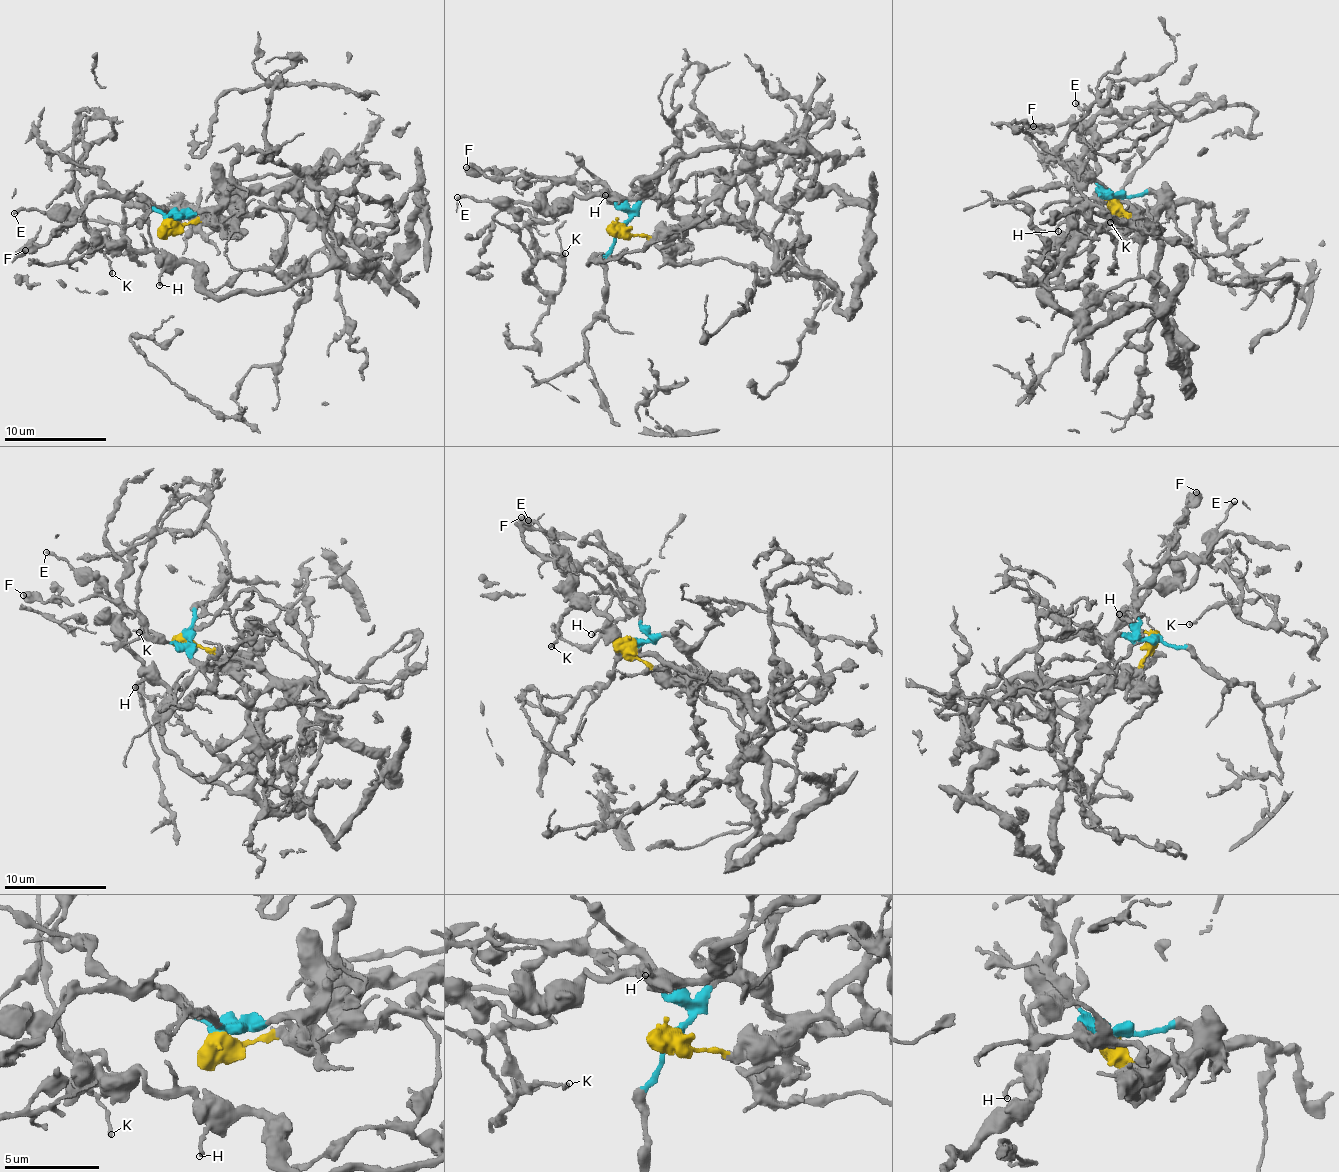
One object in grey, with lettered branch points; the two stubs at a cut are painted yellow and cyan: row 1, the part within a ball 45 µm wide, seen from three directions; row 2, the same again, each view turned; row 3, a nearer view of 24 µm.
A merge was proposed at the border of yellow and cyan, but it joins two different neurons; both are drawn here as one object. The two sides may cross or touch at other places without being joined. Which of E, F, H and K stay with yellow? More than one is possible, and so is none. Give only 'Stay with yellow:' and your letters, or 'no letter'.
Stay with yellow: E, H

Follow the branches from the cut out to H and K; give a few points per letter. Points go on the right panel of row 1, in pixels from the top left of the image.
H: (1117, 198), (1130, 230), (1087, 229), (1036, 280), (1027, 256), (1058, 247), (1070, 219), (1057, 231)
K: (1117, 198), (1082, 164), (1081, 136), (1098, 114), (1155, 106), (1199, 117), (1212, 104), (1182, 111), (1109, 222)

